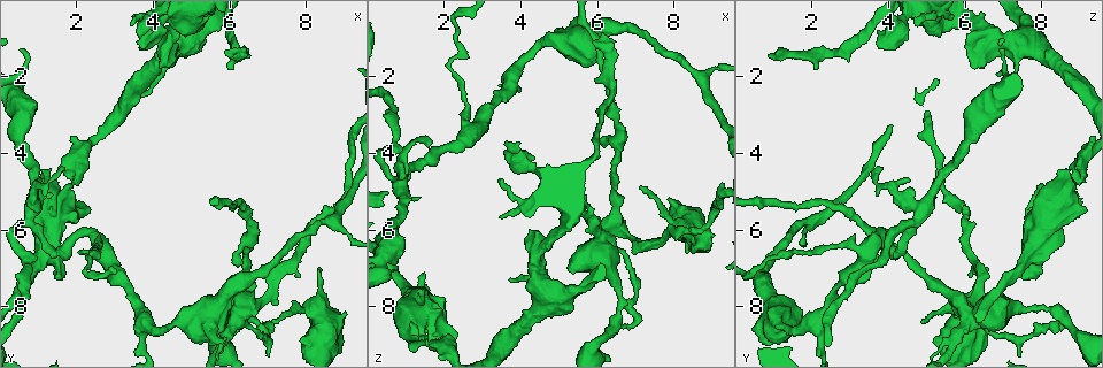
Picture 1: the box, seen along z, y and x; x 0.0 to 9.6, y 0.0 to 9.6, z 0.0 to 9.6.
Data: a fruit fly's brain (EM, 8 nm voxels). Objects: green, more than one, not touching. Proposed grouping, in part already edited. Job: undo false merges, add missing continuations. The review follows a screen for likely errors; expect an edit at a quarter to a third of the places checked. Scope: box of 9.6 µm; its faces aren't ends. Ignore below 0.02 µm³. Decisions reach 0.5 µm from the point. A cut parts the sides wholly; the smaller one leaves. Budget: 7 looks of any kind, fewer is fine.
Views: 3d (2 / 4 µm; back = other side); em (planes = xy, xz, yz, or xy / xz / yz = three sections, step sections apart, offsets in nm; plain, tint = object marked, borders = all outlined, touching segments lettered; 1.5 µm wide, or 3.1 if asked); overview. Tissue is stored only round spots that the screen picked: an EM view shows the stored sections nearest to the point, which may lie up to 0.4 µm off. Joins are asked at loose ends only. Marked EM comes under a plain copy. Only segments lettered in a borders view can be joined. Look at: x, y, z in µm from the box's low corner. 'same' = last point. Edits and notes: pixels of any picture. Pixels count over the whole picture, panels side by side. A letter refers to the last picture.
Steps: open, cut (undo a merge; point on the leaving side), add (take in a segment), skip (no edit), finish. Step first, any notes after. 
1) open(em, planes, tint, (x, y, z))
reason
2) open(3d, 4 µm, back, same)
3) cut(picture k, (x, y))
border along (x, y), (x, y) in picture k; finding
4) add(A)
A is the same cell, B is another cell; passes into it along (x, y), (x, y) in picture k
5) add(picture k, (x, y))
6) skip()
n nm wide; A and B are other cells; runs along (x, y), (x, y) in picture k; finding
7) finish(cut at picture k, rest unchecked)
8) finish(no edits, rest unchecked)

open(em, xz, step 8, borders, (6.15, 1.35, 0.85))
free end

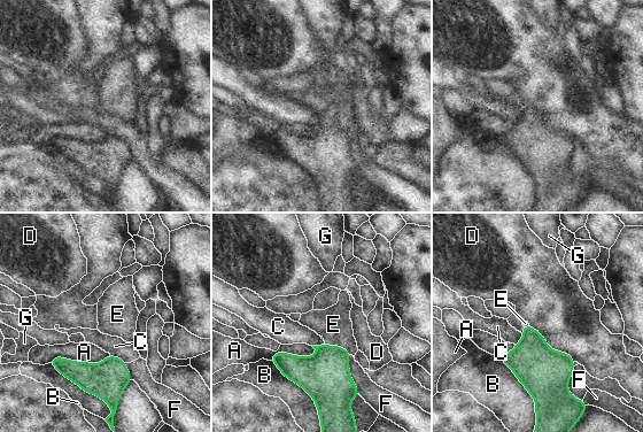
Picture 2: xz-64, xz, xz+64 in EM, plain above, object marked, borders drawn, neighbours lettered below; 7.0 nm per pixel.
open(em, planes, borders, same)
cut it another way

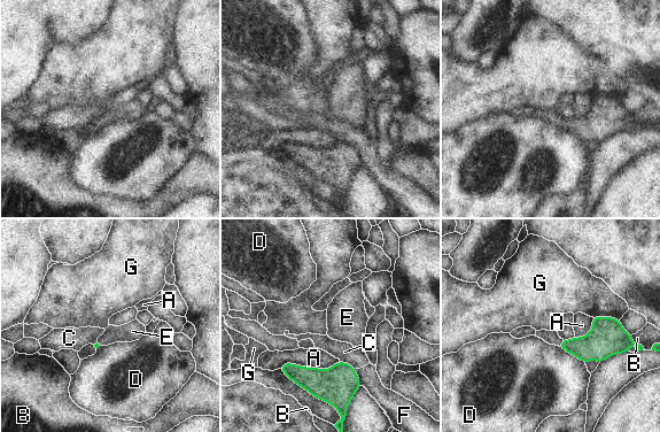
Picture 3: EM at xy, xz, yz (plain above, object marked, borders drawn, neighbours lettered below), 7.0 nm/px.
add(E)
E is the same cell, A, B, C, D, F and G are other cells; passes into it along (96, 345), (101, 342), (132, 331) in picture 3; it goes on there

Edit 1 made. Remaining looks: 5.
open(em, planes, tint, (2.15, 4.15, 9.00))
thick turns thin

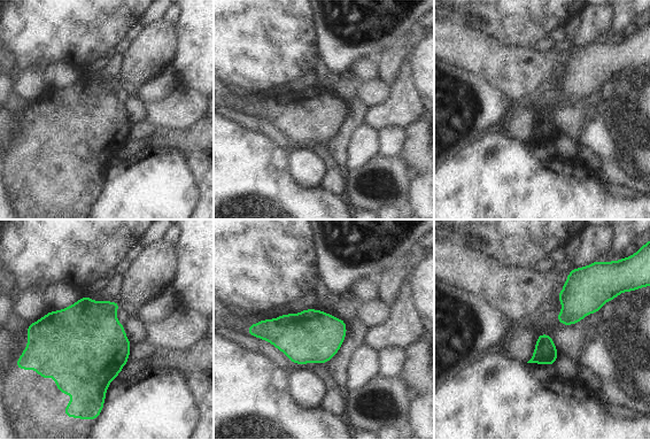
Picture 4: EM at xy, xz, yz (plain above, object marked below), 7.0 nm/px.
open(em, planes, borders, same)
see the neighbours

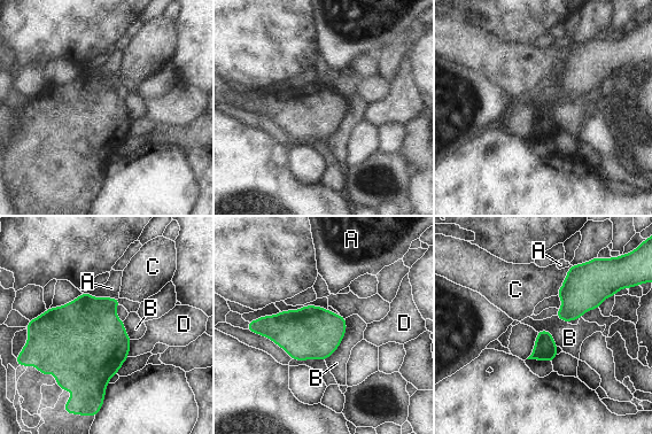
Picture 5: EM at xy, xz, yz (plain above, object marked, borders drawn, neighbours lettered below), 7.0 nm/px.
skip()
B touches over 340 nm; A, B, C and D are other cells; border along (84, 292), (93, 296), (118, 296) in picture 5; one neuron here

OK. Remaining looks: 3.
finish(add at picture 3, rest unchecked)

